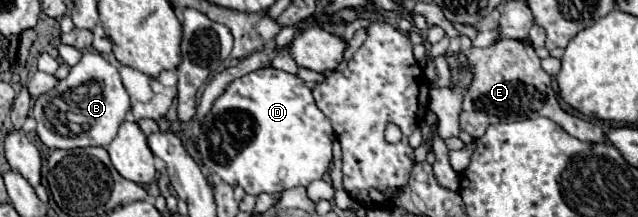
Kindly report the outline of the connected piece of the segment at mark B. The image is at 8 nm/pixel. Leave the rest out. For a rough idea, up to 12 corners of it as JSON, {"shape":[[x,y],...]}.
{"shape":[[82,53],[32,107],[50,149],[106,147],[130,111],[118,69]]}

